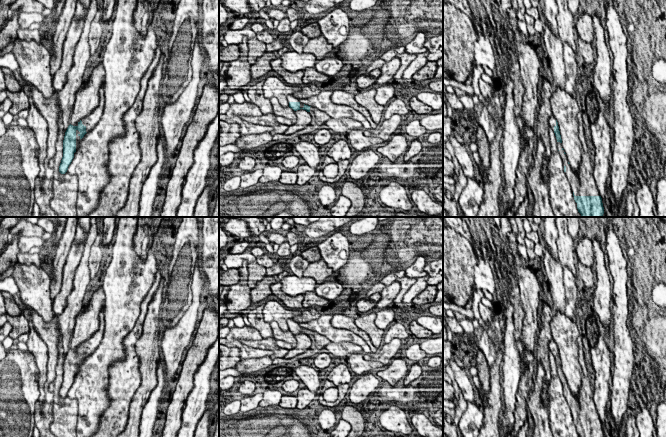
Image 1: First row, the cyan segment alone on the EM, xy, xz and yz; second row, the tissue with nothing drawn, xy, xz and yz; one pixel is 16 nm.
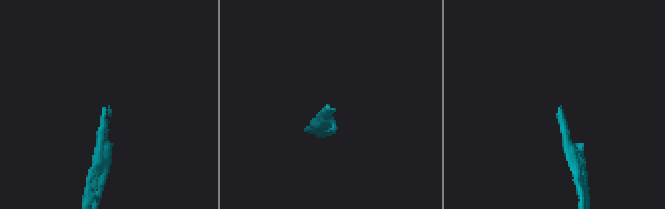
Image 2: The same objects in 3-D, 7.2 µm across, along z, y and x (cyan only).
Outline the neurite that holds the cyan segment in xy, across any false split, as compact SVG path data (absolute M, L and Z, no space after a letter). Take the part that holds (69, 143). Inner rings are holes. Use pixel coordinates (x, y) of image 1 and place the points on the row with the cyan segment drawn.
M102 87L100 89L99 105L75 126L71 124L68 126L63 140L63 157L59 166L59 172L61 174L67 172L68 167L74 158L74 153L79 147L79 141L100 121L104 110L104 103L104 87Z

